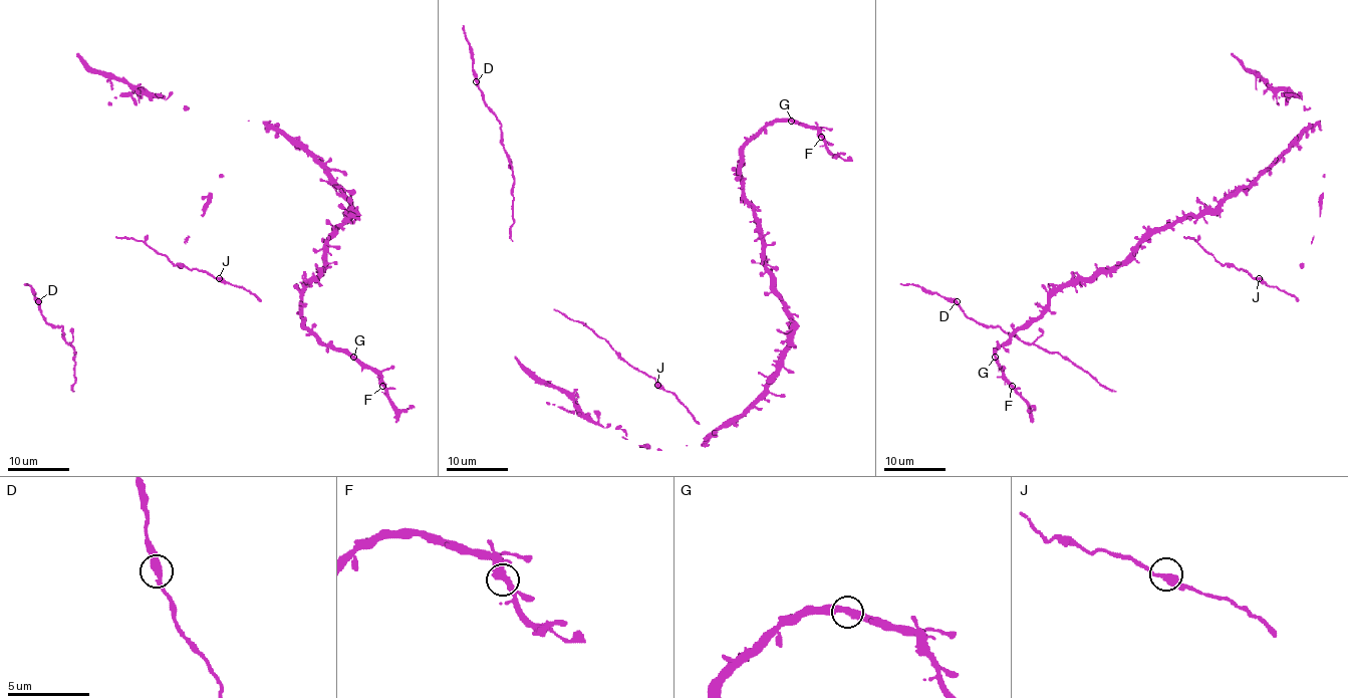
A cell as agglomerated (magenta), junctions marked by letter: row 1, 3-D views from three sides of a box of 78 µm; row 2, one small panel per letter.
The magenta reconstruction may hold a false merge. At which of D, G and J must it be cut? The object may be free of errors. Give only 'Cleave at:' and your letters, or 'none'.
Cleave at: none

